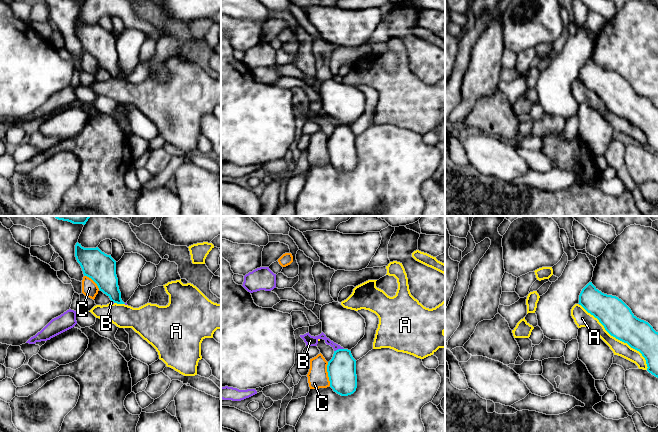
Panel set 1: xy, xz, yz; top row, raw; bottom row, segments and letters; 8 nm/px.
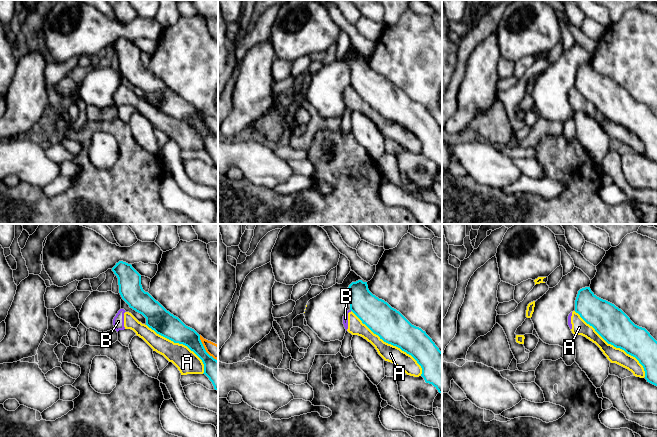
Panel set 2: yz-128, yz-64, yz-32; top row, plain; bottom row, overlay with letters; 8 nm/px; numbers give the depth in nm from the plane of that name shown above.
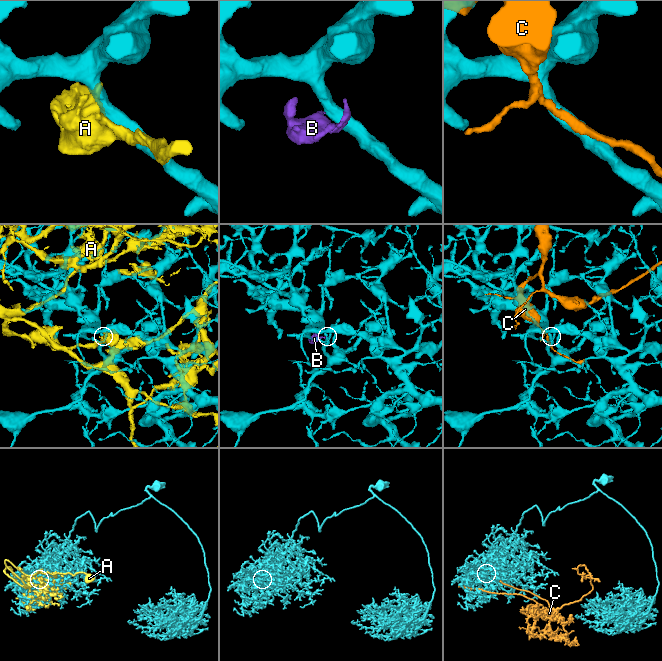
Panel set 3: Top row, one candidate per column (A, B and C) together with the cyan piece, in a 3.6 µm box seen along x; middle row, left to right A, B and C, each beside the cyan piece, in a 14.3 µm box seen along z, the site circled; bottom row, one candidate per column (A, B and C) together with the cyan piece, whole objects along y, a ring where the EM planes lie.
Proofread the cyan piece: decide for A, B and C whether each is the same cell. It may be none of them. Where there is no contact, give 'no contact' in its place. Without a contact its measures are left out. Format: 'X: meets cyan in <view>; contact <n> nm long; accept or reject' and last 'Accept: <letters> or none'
A: meets cyan in yz; contact 750 nm long; reject
B: meets cyan in xz; contact 80 nm long; reject
C: meets cyan in xz; contact 190 nm long; reject
Accept: none

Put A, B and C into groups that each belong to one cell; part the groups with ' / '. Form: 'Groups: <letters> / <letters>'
Groups: A B / C

